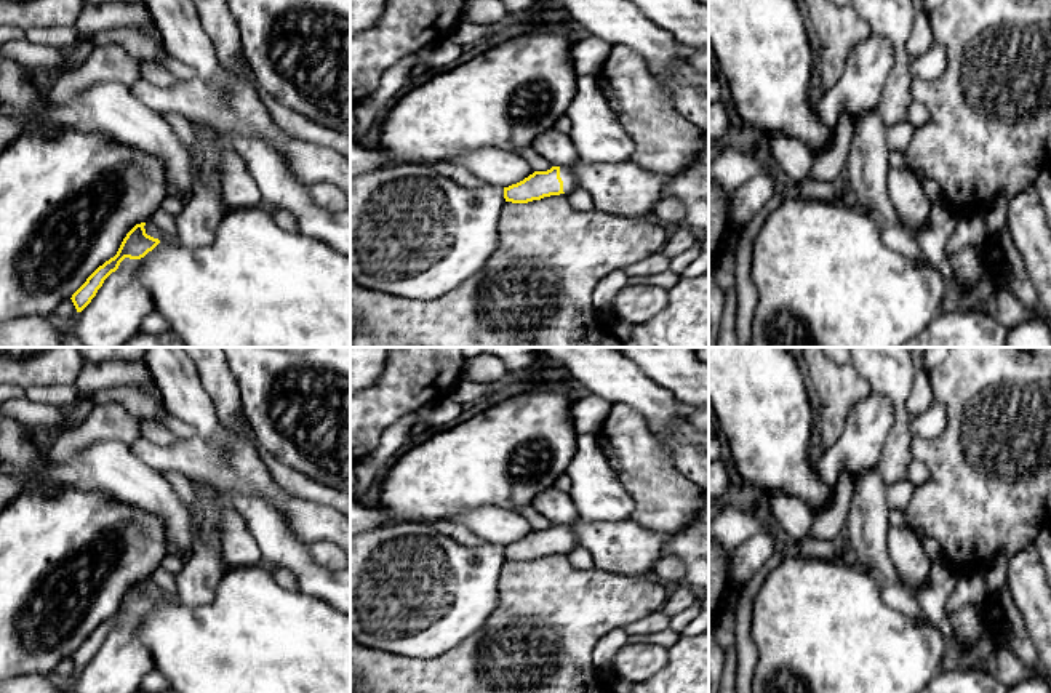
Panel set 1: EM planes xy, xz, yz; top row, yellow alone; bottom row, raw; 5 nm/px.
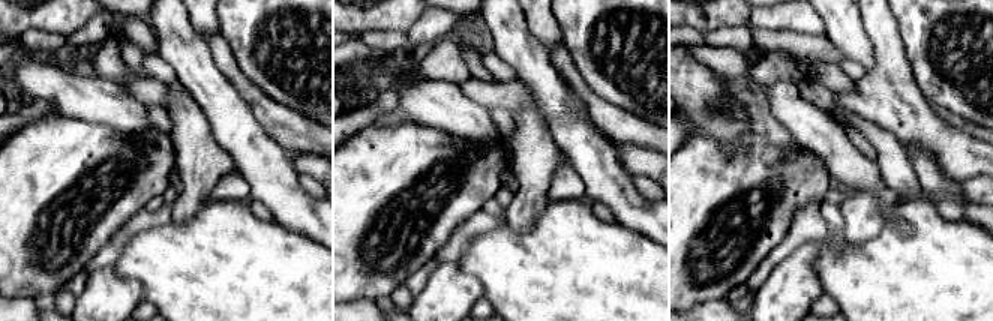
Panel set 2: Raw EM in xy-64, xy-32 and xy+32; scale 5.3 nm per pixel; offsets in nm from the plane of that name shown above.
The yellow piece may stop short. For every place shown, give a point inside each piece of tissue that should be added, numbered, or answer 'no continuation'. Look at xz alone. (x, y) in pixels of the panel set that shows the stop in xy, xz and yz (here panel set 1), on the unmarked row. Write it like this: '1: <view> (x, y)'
1: xz (568, 536)

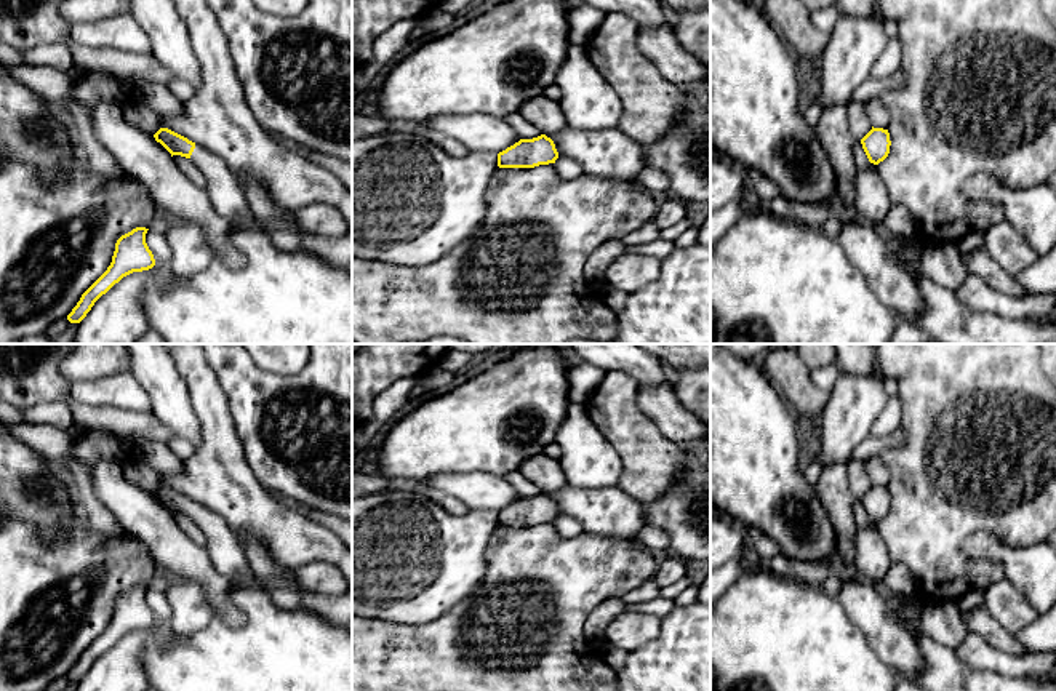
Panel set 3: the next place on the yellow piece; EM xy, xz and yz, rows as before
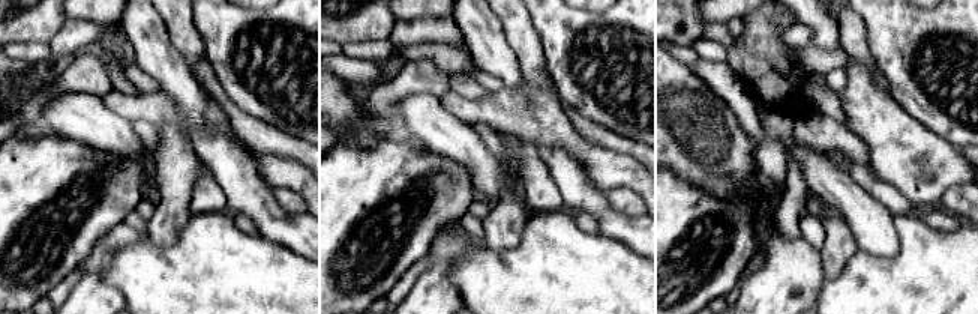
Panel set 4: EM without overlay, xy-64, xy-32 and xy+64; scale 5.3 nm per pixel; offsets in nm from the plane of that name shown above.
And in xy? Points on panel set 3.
1: xy (226, 552)

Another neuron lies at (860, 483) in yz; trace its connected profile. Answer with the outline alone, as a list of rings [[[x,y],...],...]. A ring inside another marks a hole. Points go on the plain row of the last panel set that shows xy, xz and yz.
[[[862,461],[850,462],[848,475],[850,475],[850,489],[854,497],[862,497],[872,488],[872,480],[869,478]]]

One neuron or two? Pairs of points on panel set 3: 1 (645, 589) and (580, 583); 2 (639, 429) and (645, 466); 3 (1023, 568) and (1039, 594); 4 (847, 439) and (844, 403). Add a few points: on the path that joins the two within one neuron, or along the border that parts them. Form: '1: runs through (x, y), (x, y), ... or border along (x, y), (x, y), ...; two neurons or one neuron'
1: border along (650, 578), (620, 597); two neurons
2: runs through (639, 439), (645, 456); one neuron
3: runs through (1029, 575), (1039, 587); one neuron
4: runs through (847, 431), (847, 411); one neuron

